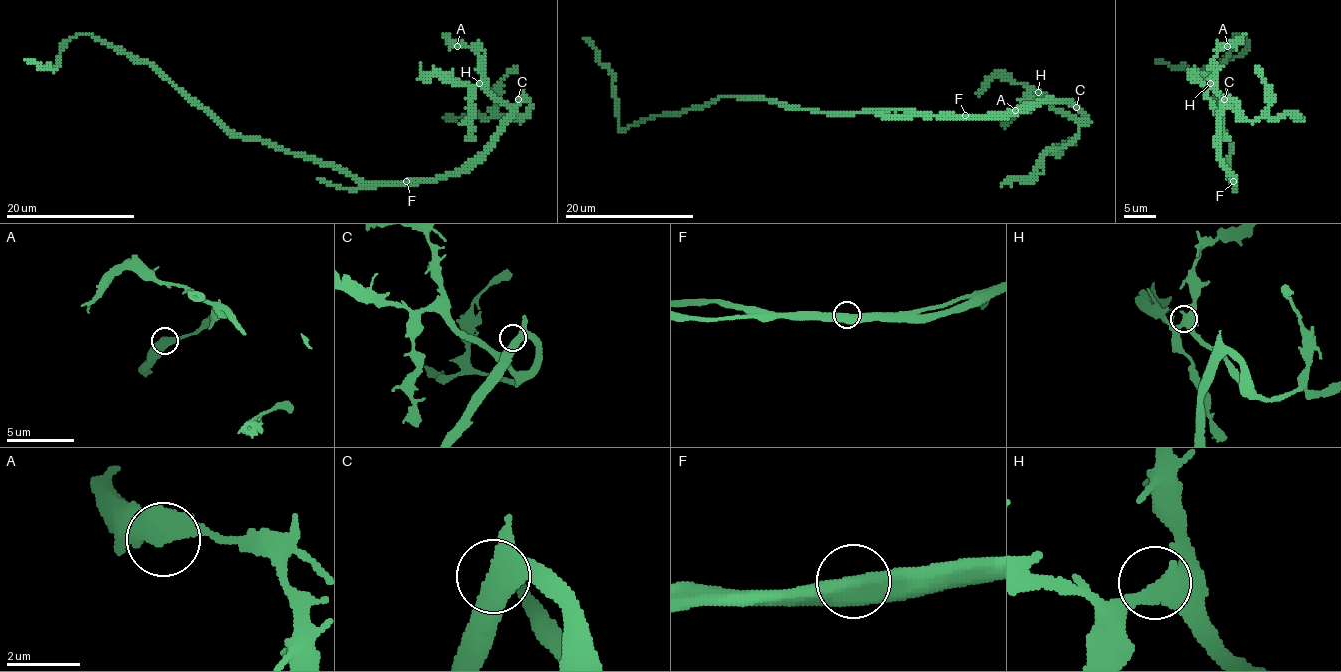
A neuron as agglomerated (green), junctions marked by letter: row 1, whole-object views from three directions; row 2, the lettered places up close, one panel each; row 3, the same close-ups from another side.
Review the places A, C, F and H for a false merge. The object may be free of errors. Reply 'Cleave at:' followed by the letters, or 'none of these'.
Cleave at: F

